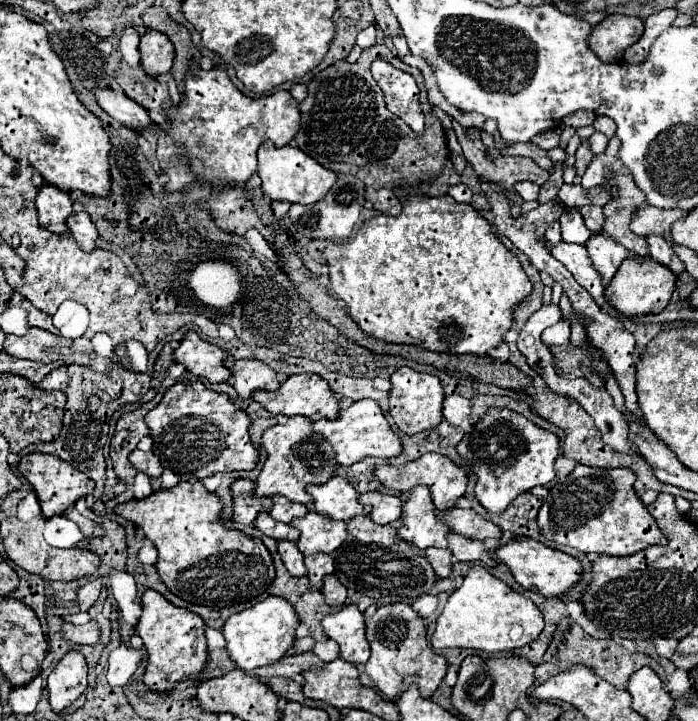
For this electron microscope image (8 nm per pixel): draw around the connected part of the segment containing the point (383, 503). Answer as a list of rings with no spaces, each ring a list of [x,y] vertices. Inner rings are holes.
[[[367,492],[367,494],[361,494],[359,502],[373,506],[373,512],[369,516],[377,524],[389,524],[393,520],[399,520],[401,510],[403,510],[401,498],[397,498],[393,494],[385,494],[385,492]]]

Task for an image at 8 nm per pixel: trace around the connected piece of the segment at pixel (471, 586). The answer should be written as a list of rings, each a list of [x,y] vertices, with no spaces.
[[[473,566],[465,576],[461,588],[449,596],[437,620],[431,644],[433,648],[475,648],[493,654],[501,650],[523,648],[525,644],[533,642],[541,630],[541,610],[529,598],[521,596],[505,582],[491,576],[487,568]]]

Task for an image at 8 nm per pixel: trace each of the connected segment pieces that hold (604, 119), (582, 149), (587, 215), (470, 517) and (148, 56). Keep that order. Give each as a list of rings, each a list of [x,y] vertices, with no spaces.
[[[597,116],[597,120],[595,120],[595,124],[593,124],[599,132],[603,132],[607,138],[611,138],[613,134],[615,134],[615,130],[617,130],[617,124],[609,118],[609,116]]]
[[[589,138],[587,140],[583,140],[581,142],[581,146],[577,148],[577,160],[575,160],[575,168],[577,168],[577,176],[583,176],[585,174],[585,170],[587,170],[587,166],[589,166],[589,162],[595,158],[595,154],[591,152],[591,148],[589,148]]]
[[[587,204],[587,206],[581,206],[581,208],[579,208],[579,212],[581,212],[583,220],[585,220],[585,226],[587,226],[587,228],[589,228],[593,234],[601,232],[601,228],[603,228],[603,222],[605,222],[603,208],[601,208],[601,206]]]
[[[453,508],[439,512],[439,518],[451,526],[453,532],[477,540],[487,540],[487,538],[501,538],[501,528],[495,526],[493,522],[481,518],[475,510],[463,510],[463,508]]]
[[[147,30],[141,36],[139,52],[141,52],[141,66],[145,66],[147,74],[159,76],[159,74],[165,74],[171,70],[171,64],[175,58],[175,48],[165,34],[161,34],[157,30]]]

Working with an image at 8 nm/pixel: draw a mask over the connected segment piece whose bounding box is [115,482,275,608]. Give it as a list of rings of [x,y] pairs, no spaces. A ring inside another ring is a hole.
[[[179,482],[171,490],[153,492],[149,498],[123,502],[115,508],[115,514],[135,522],[137,528],[145,532],[145,538],[151,540],[159,550],[157,570],[165,586],[183,600],[213,600],[217,608],[245,604],[257,600],[273,582],[275,566],[269,550],[261,544],[261,540],[243,534],[241,530],[227,528],[221,522],[223,502],[213,492],[209,492],[203,482]]]

